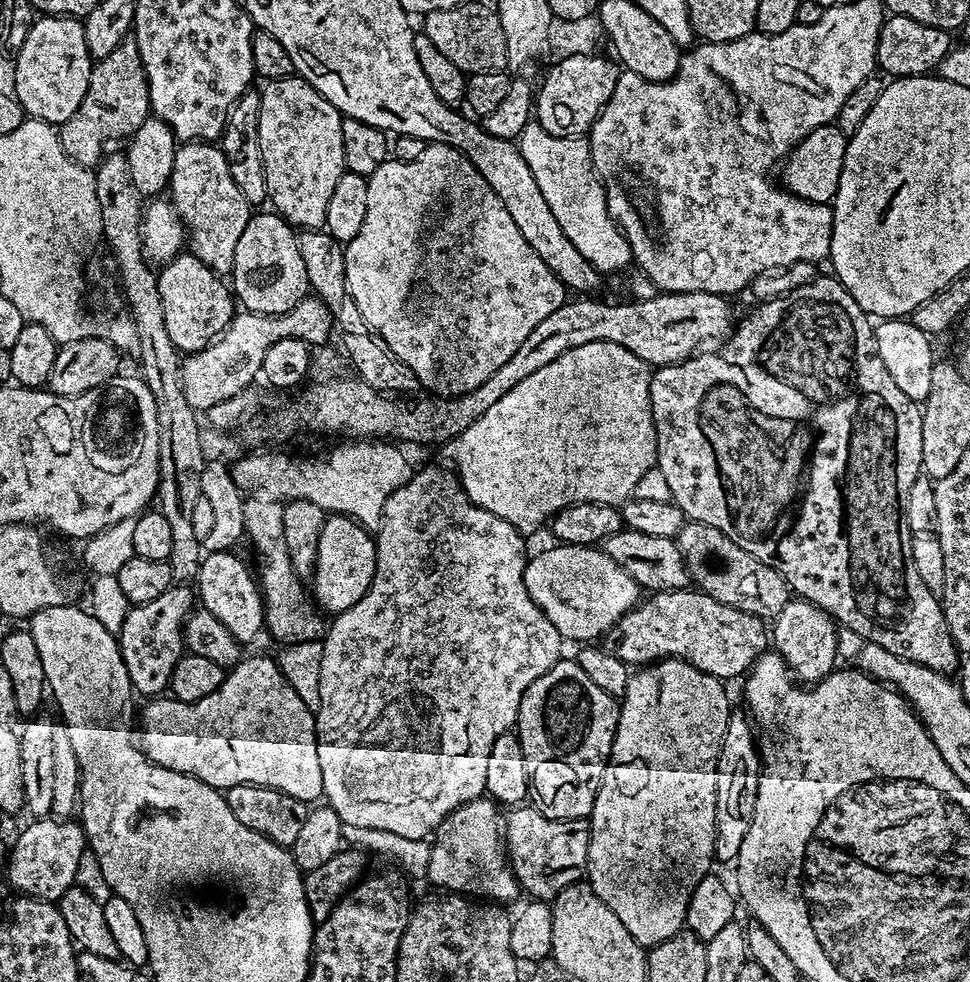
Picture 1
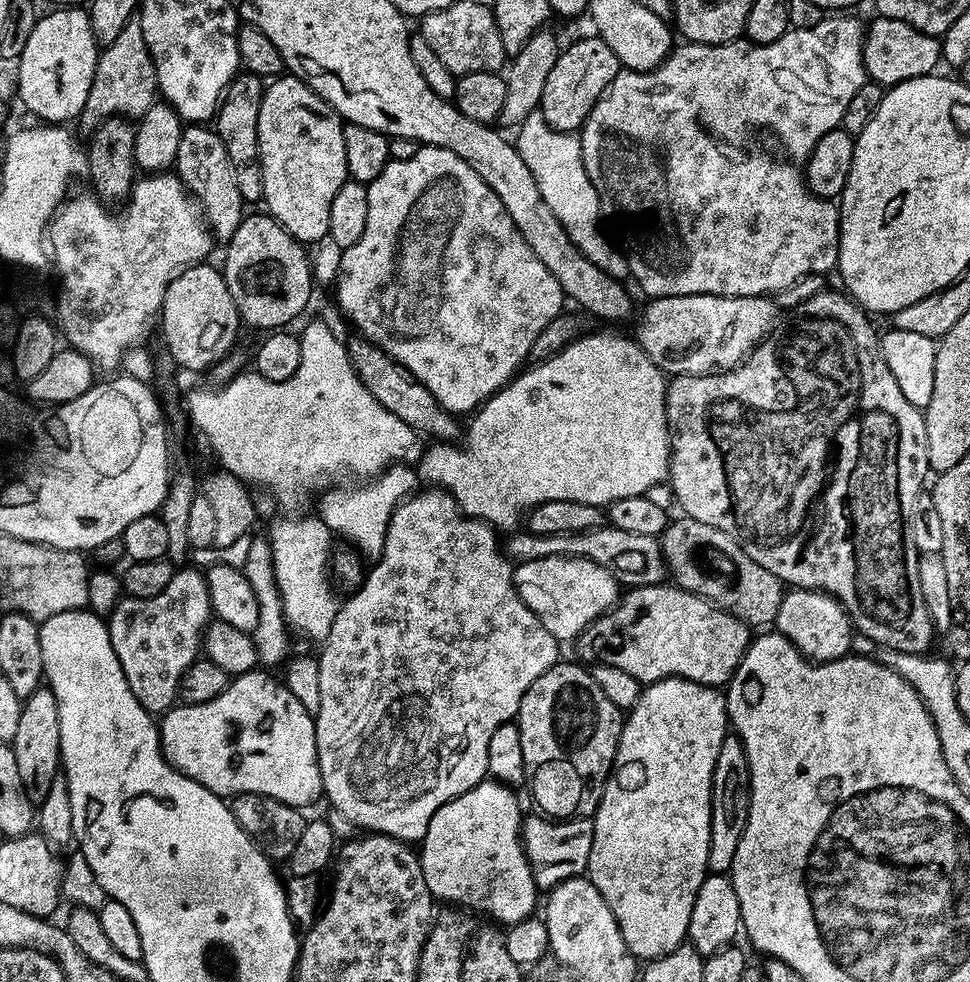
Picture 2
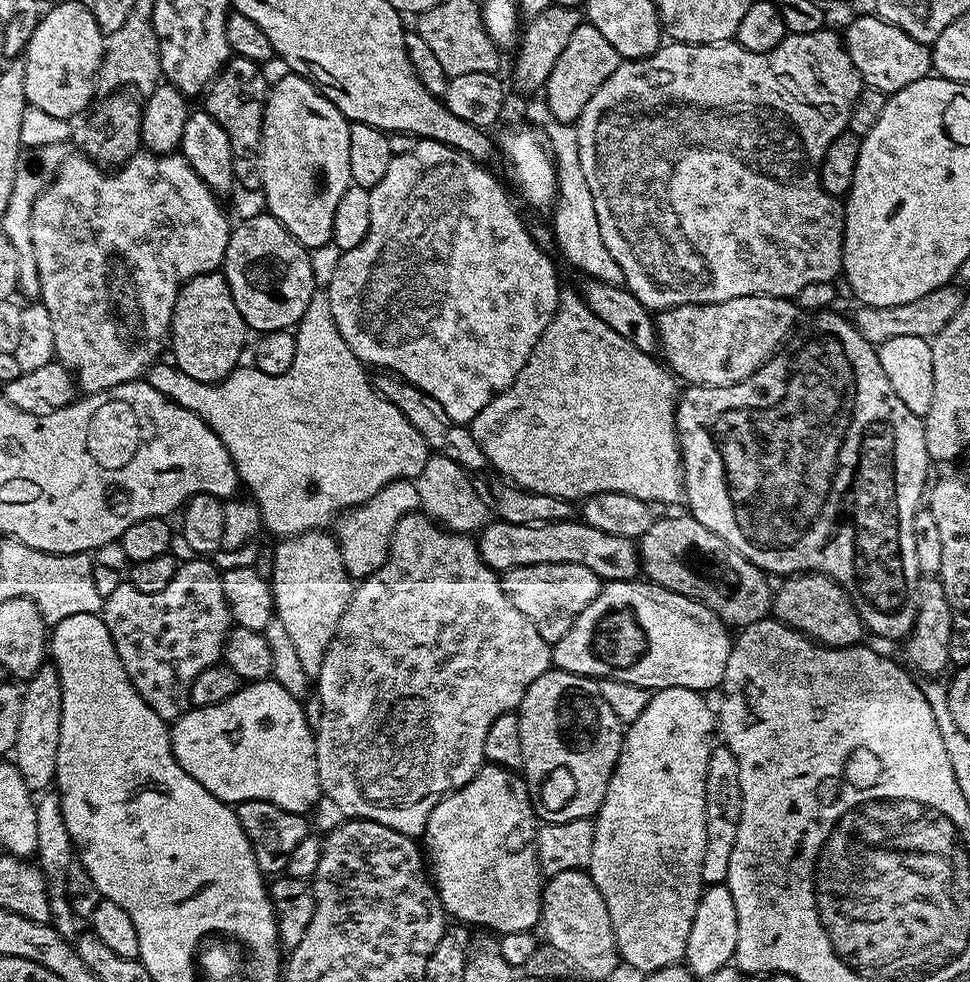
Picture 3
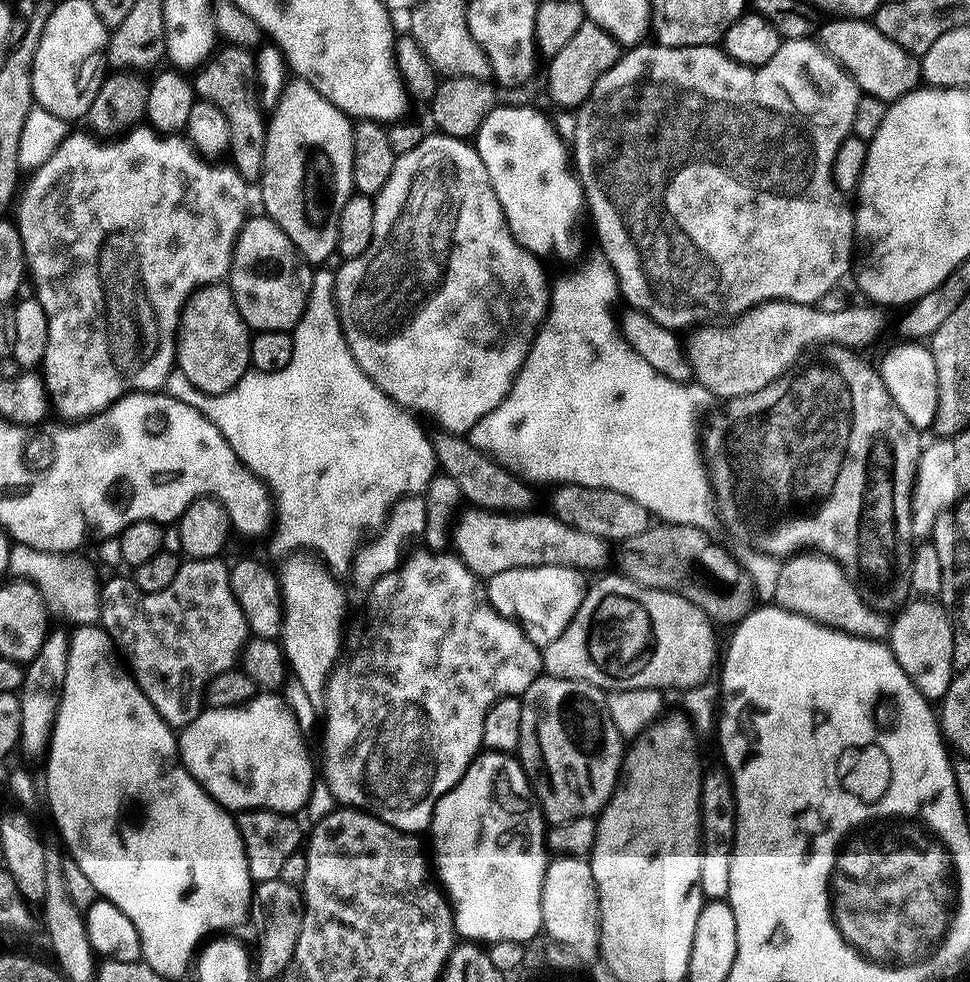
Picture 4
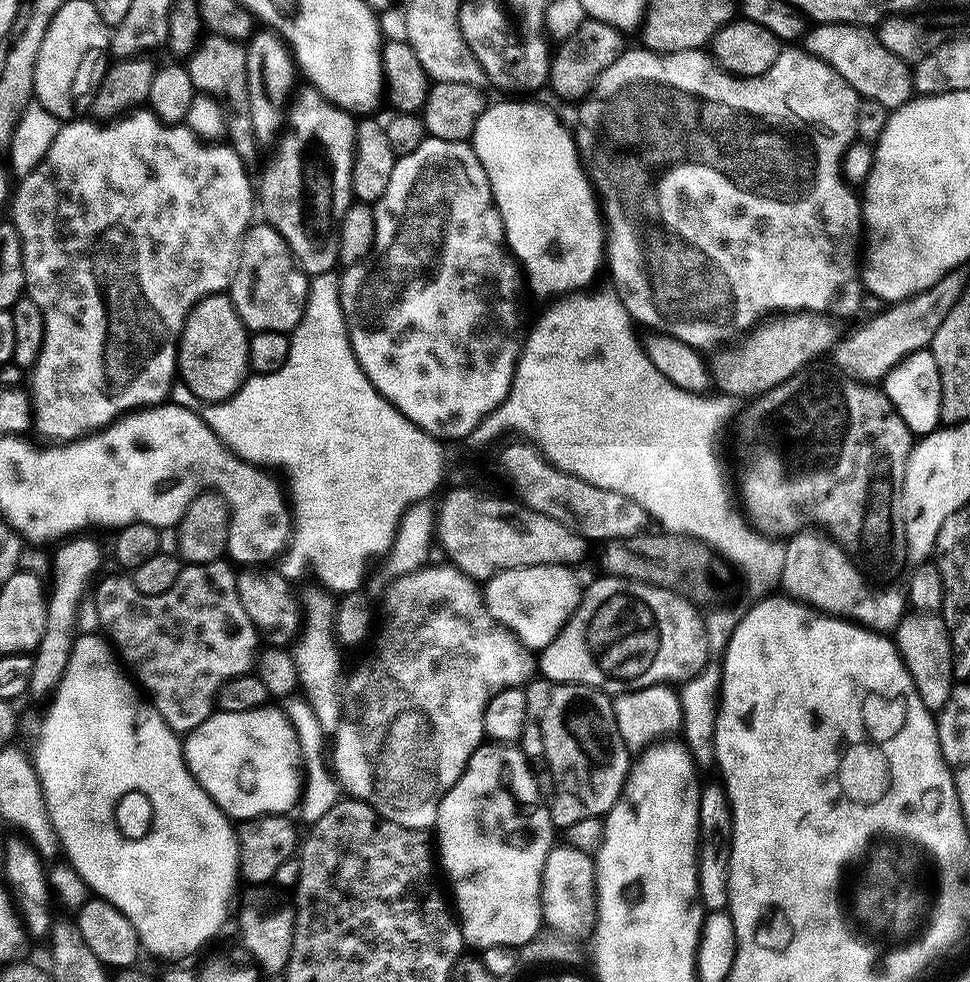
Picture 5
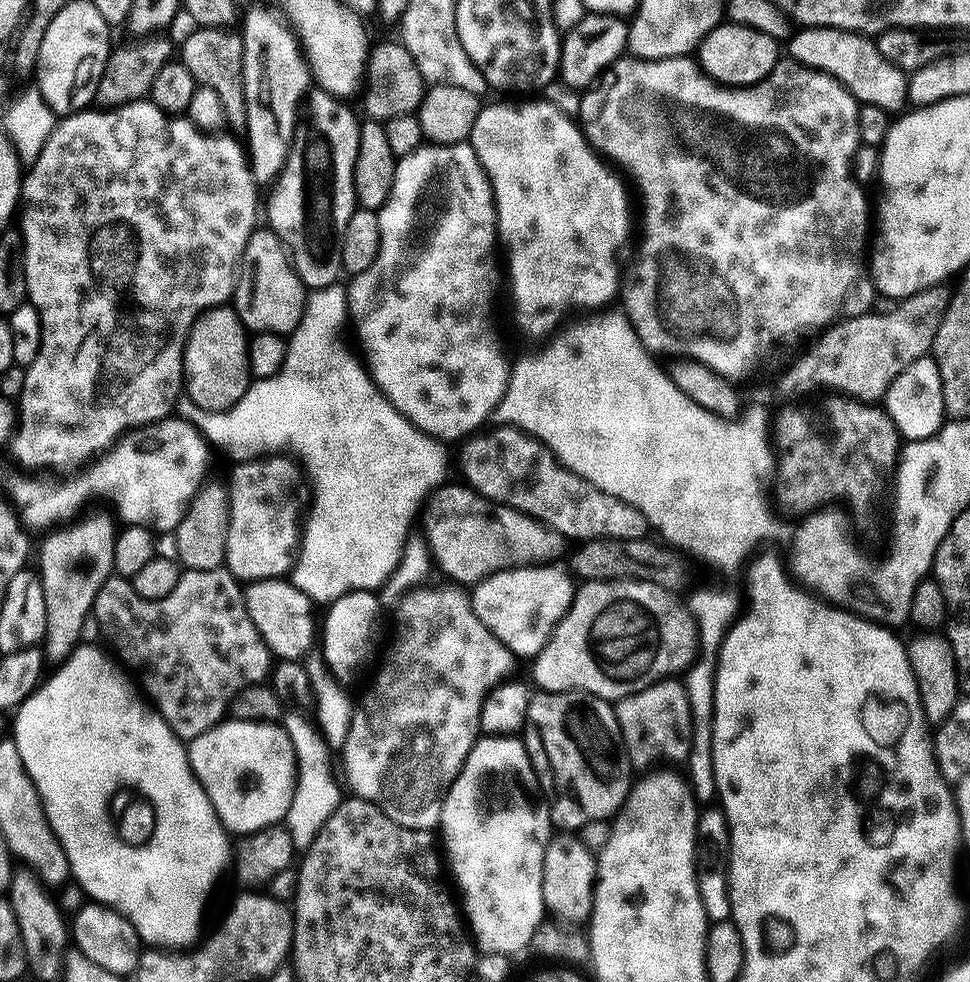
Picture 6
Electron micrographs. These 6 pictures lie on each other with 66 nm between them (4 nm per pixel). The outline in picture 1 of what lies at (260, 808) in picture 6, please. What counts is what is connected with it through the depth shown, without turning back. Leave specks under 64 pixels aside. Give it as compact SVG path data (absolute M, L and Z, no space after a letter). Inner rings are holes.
M252 654L249 658L241 659L239 664L235 664L225 675L222 686L214 690L214 694L206 694L196 704L182 702L172 699L171 695L164 694L153 699L144 708L144 744L142 740L142 751L148 759L153 760L158 766L166 770L181 772L183 776L192 776L195 780L201 780L204 784L209 784L211 788L225 790L224 788L236 788L239 784L257 784L260 790L275 790L283 792L286 796L293 796L305 802L316 802L323 797L324 787L322 786L322 766L318 766L318 746L316 745L316 717L314 713L306 708L302 699L294 692L293 686L286 680L280 672L277 661L268 654Z

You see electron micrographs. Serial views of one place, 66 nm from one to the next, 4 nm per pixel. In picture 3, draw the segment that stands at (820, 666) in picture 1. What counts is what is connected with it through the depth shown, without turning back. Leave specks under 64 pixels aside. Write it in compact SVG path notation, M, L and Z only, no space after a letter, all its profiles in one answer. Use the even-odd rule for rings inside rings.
M797 574L787 577L781 588L775 589L771 615L780 623L807 636L809 640L826 648L851 648L859 645L866 629L856 612L856 607L840 585L829 576Z

